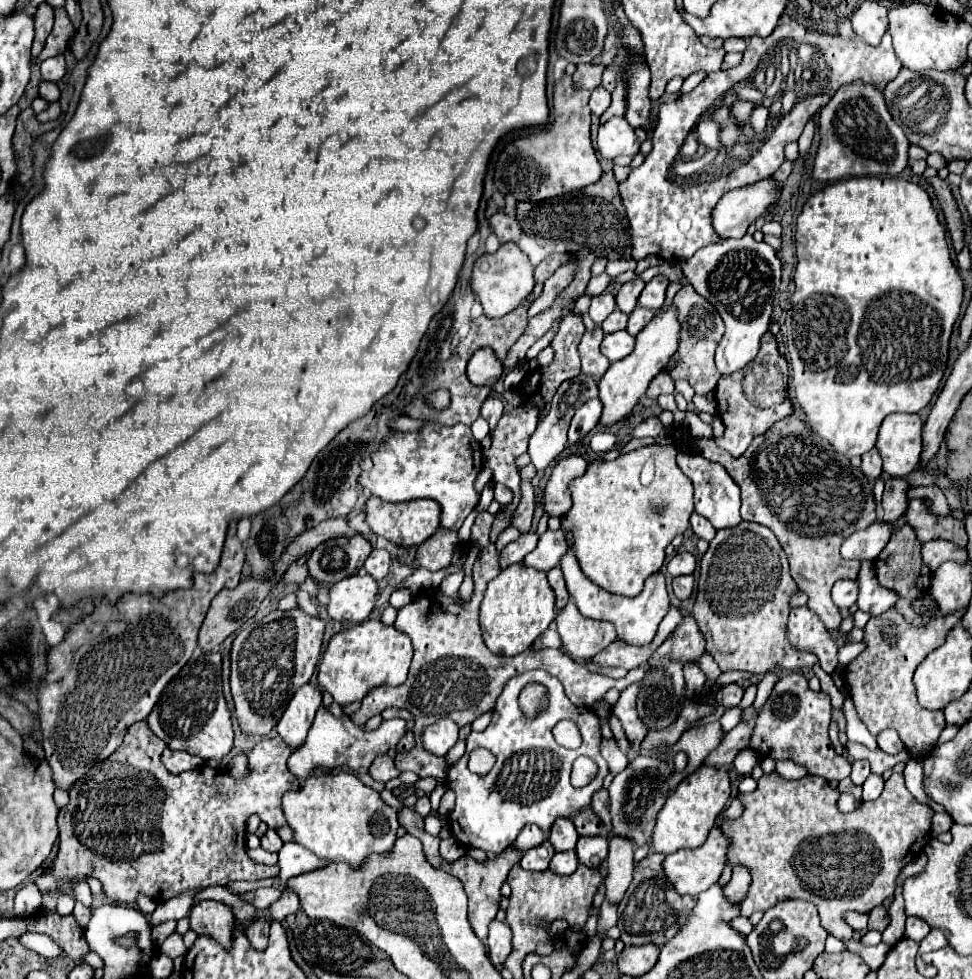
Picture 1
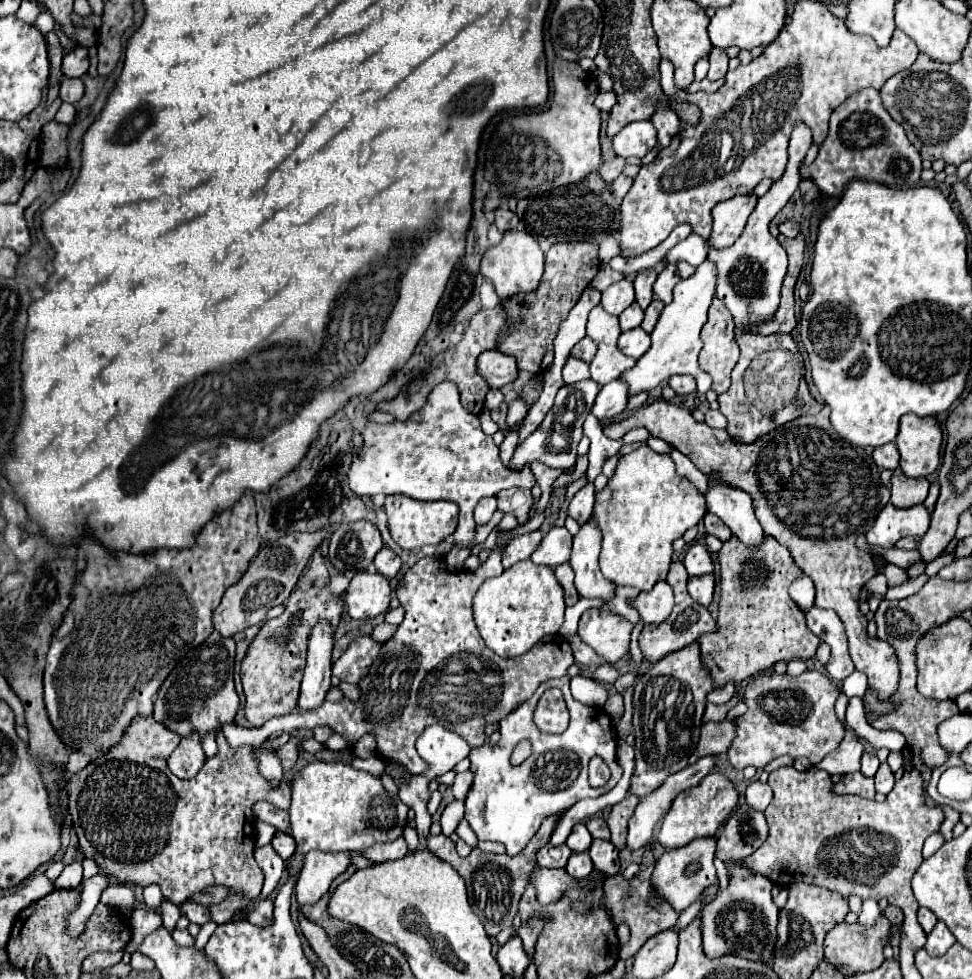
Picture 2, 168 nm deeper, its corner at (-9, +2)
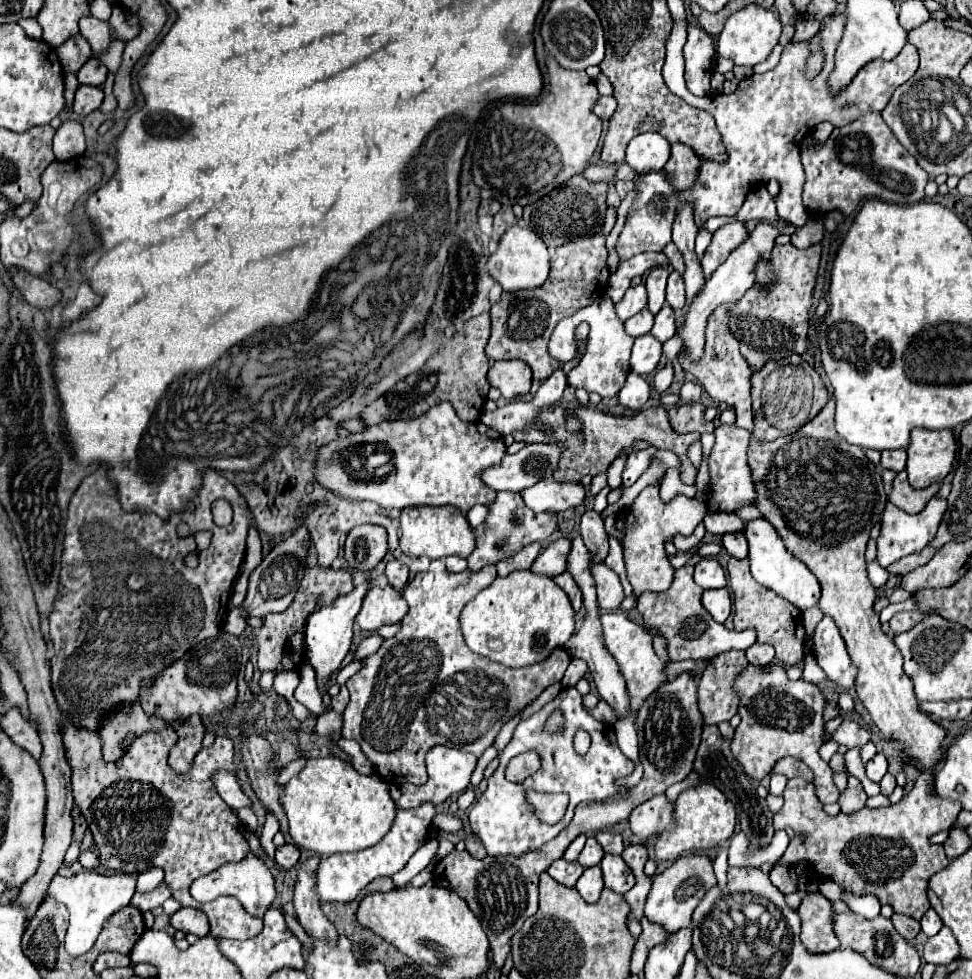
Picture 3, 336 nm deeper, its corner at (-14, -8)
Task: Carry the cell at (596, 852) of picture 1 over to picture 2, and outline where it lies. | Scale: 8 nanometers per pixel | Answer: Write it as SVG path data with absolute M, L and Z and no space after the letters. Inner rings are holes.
M594 839L590 845L590 857L594 867L604 875L612 877L620 873L620 859L618 859L618 849L610 841Z

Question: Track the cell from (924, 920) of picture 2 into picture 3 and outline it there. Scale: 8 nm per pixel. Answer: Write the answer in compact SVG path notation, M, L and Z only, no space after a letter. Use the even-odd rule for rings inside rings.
M929 909L929 911L923 915L923 919L921 919L921 931L923 931L927 937L933 937L933 935L937 935L937 933L941 931L941 927L943 927L943 923L941 923L939 915L937 915L933 909Z

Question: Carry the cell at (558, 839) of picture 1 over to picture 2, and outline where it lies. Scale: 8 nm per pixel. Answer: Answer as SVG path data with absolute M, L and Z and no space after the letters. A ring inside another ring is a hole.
M578 823L578 825L572 829L566 845L568 845L574 853L582 853L582 851L588 851L588 849L590 849L592 837L590 837L590 833L588 833L588 829L586 829L584 823Z

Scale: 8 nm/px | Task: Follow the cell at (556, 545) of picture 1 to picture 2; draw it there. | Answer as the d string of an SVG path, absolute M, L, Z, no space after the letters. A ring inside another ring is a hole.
M552 527L538 549L532 553L530 561L536 565L548 565L548 567L558 567L570 559L572 551L572 535L564 527Z

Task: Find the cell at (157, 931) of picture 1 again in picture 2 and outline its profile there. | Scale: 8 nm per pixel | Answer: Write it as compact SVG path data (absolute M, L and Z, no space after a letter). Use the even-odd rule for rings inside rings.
M162 901L162 905L160 905L160 915L162 915L162 923L164 923L164 927L168 929L168 931L174 931L174 927L176 927L176 921L178 921L178 917L180 917L180 909L172 903L172 901Z

